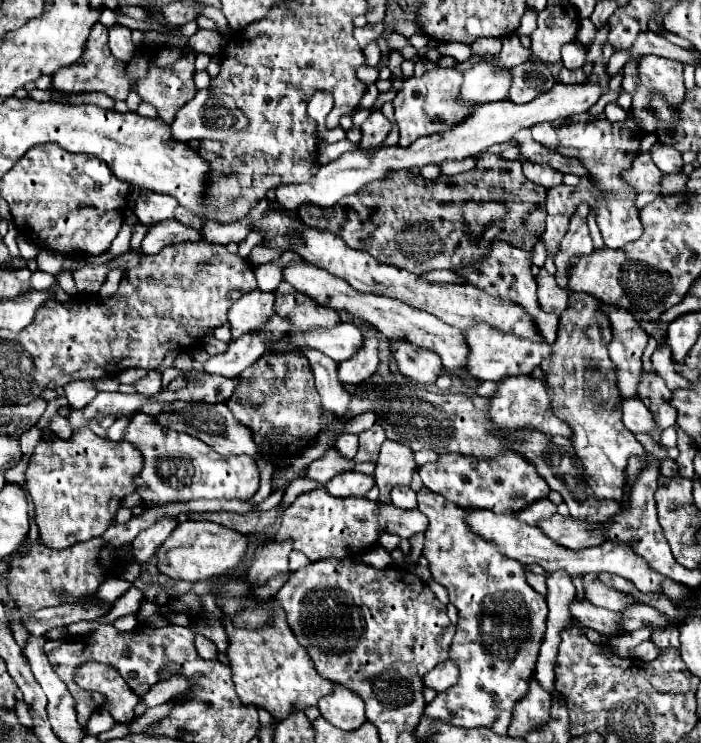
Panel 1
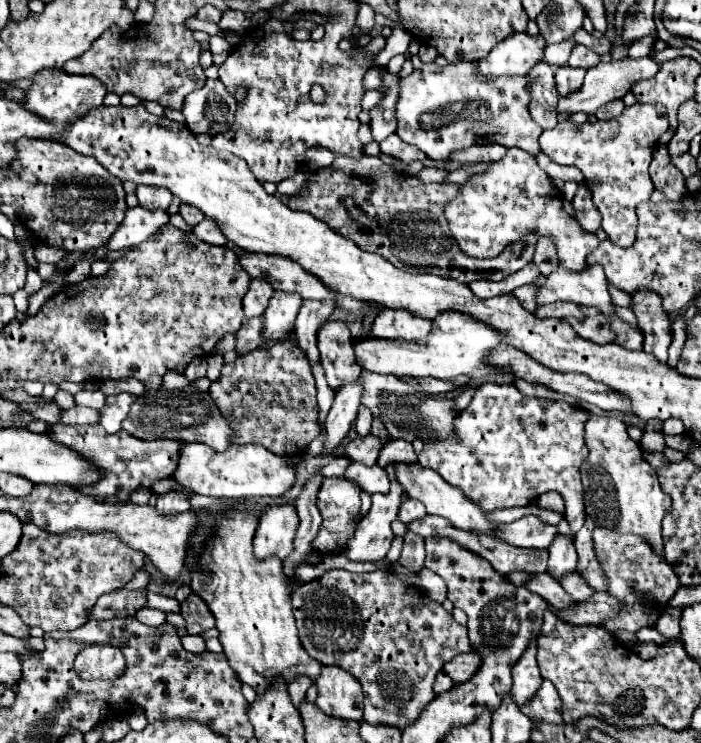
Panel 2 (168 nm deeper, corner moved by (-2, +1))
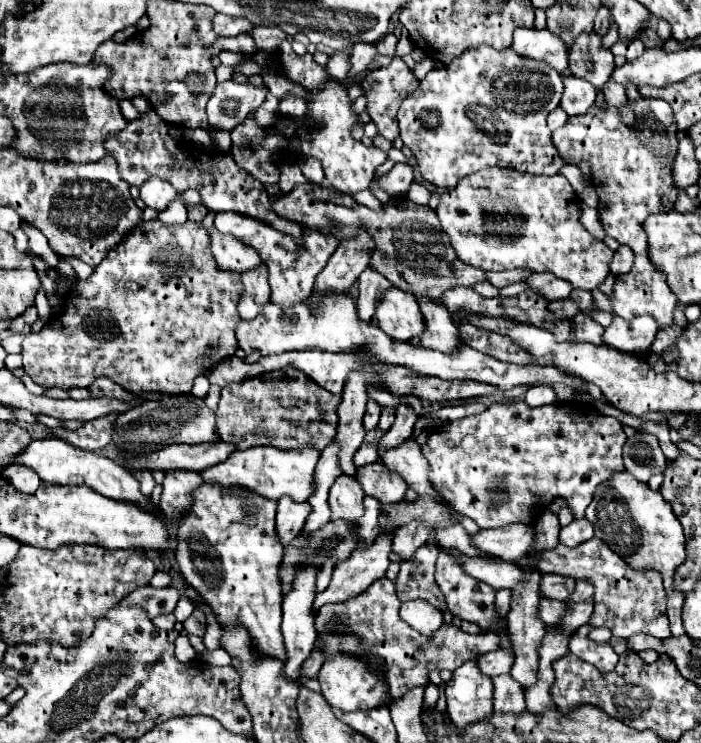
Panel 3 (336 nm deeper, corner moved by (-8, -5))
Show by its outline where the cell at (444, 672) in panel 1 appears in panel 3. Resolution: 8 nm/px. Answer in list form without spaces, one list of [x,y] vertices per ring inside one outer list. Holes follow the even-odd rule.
[[[493,650],[477,658],[477,666],[483,674],[487,676],[497,676],[497,674],[507,674],[513,666],[513,656],[507,654],[507,650]]]

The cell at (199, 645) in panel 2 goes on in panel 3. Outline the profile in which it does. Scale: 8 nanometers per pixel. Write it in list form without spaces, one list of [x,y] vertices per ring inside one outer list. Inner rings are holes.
[[[179,634],[177,640],[175,640],[175,656],[179,658],[179,662],[191,662],[191,660],[197,658],[195,648],[191,646],[189,638],[183,636],[183,634]]]

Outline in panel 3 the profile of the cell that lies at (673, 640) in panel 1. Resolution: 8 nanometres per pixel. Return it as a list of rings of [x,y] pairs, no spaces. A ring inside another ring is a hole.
[[[627,470],[613,474],[613,478],[601,482],[593,494],[593,502],[587,508],[585,518],[593,524],[595,536],[603,538],[611,550],[615,550],[629,566],[635,568],[655,568],[661,570],[663,584],[667,590],[667,616],[671,622],[671,634],[683,636],[681,610],[685,596],[673,590],[675,568],[685,560],[685,532],[677,520],[671,504],[661,496],[659,490],[651,490],[647,482],[635,480]],[[645,520],[661,520],[661,536],[657,532],[643,532],[637,526]]]

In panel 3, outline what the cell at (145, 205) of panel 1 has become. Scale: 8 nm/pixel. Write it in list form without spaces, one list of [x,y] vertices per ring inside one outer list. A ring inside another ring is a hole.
[[[151,178],[141,186],[141,200],[153,210],[165,210],[167,204],[177,196],[177,190],[169,182],[159,182],[159,178]]]

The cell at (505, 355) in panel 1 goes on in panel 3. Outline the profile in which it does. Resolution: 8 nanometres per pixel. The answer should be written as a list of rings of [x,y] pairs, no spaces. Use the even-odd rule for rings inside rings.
[[[431,300],[431,302],[419,302],[423,306],[423,314],[427,318],[427,330],[419,336],[419,338],[413,338],[411,344],[413,346],[423,346],[423,348],[429,348],[429,350],[439,350],[443,354],[451,354],[455,352],[459,346],[463,346],[461,342],[461,336],[459,336],[459,326],[451,320],[451,314],[447,312],[445,306],[439,306],[439,300]]]

